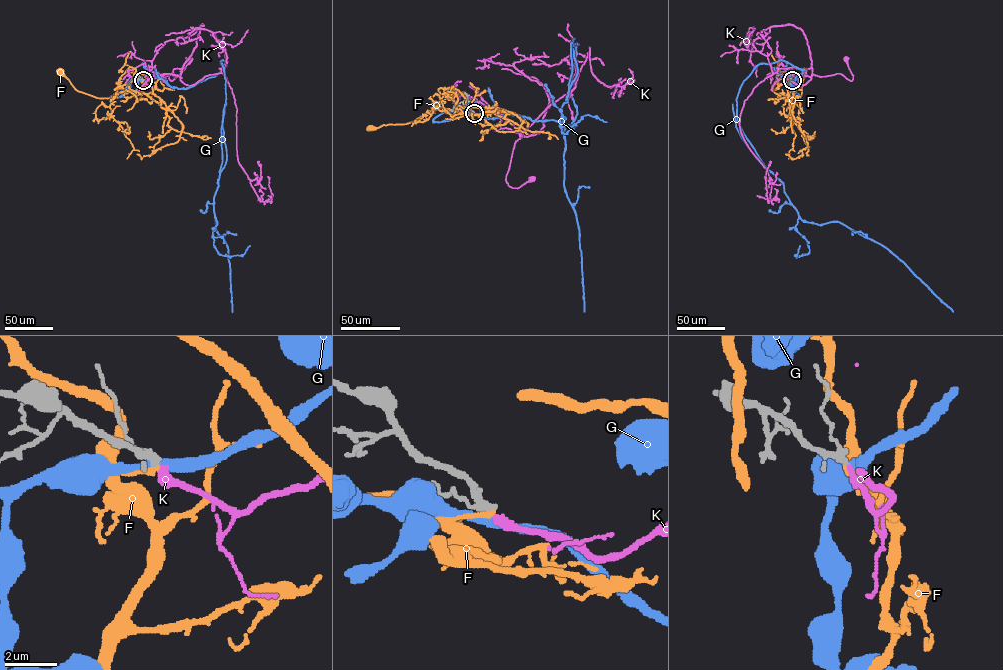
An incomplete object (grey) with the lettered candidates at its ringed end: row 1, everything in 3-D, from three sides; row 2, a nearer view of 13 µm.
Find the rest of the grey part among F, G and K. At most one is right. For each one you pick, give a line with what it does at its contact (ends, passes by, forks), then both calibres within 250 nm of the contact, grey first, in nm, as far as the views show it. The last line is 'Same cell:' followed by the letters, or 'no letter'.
K: it ends; calibres 170 and 340 nm
Same cell: K

